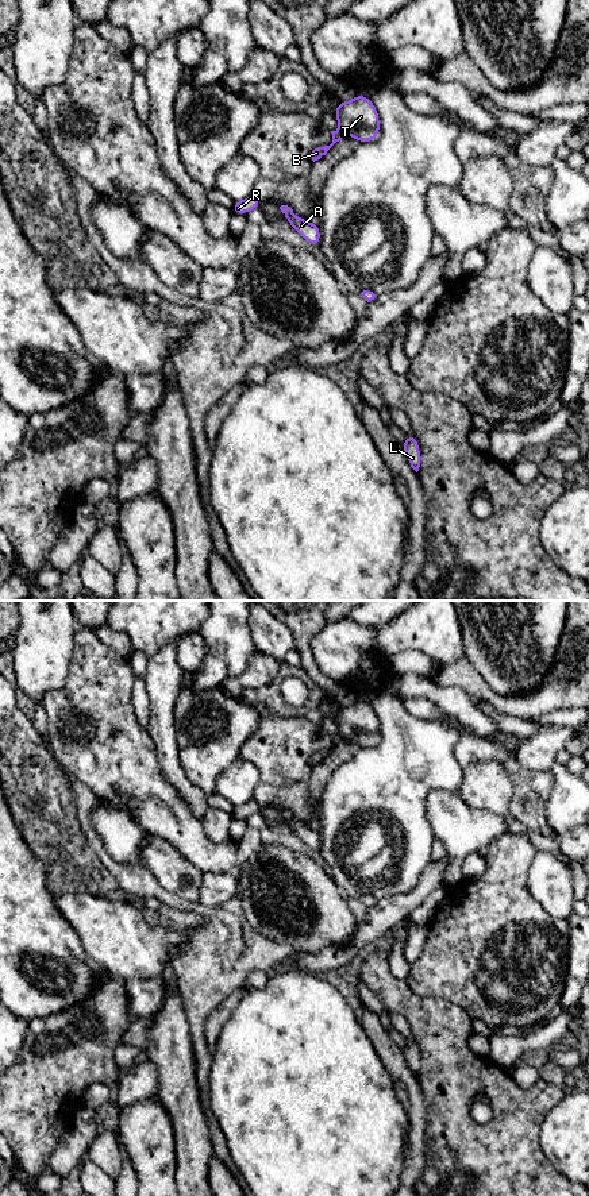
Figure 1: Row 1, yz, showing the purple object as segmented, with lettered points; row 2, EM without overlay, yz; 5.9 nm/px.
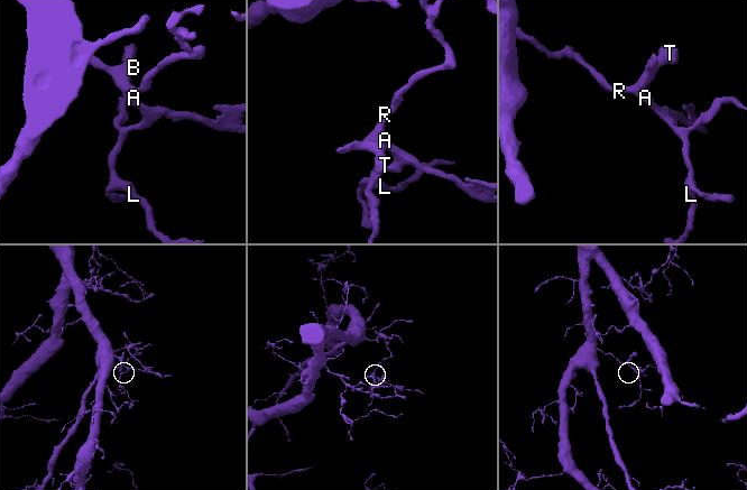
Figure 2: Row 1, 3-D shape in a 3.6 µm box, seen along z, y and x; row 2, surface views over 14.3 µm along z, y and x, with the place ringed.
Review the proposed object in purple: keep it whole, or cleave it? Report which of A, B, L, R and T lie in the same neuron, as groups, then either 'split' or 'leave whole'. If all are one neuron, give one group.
groups A B L R T; leave whole

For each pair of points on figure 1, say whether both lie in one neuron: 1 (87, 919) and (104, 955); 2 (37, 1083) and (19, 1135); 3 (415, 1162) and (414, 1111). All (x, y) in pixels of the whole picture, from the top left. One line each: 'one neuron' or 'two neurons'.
1: one neuron
2: one neuron
3: one neuron

